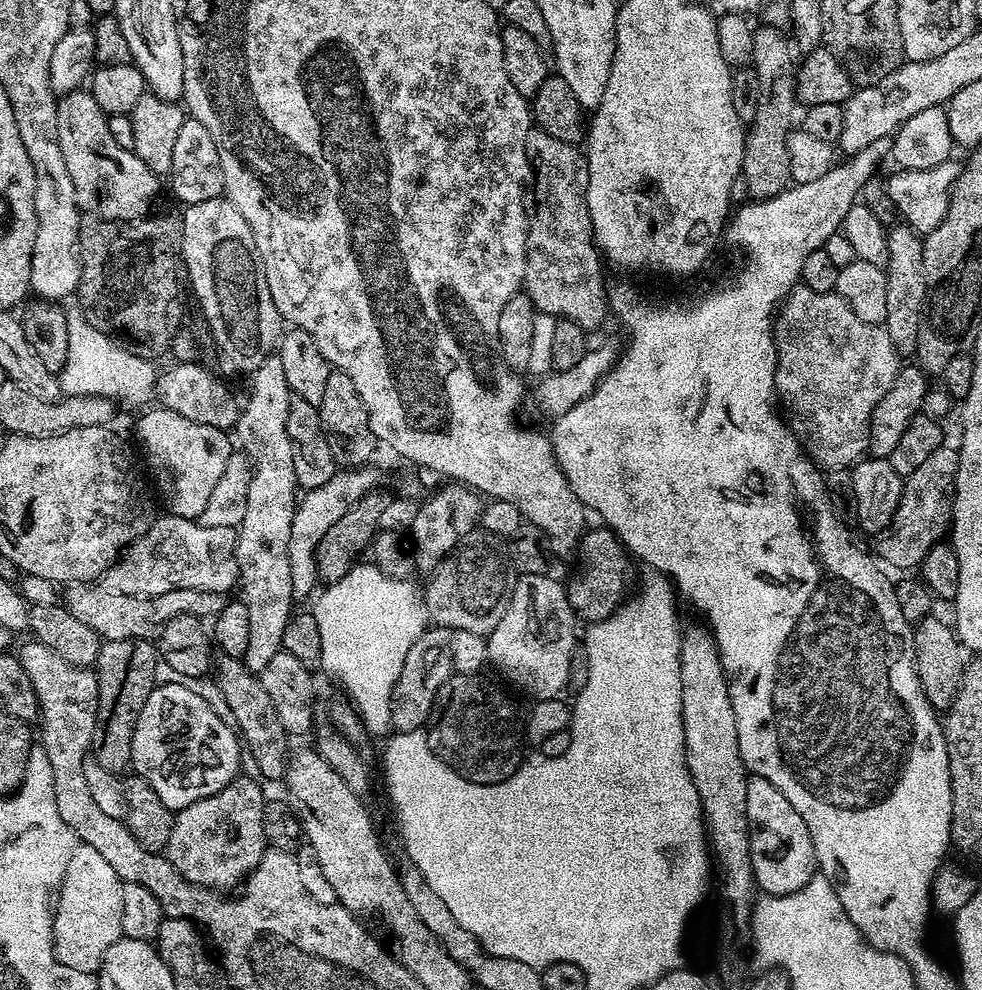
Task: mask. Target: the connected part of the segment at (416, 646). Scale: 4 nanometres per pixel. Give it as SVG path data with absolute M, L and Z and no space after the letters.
M428 626L407 651L406 660L390 696L390 718L395 731L414 732L427 725L438 690L454 672L450 654L451 637L449 629Z

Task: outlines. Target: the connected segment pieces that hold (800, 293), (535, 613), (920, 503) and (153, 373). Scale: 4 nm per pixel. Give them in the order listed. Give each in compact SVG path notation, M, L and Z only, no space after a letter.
M805 286L793 288L783 304L779 305L774 317L774 331L776 394L783 419L817 468L825 473L851 469L869 451L870 425L876 407L896 386L900 374L902 360L894 342L890 342L890 334L879 324L862 322L862 318L858 318L835 291L815 293Z
M552 574L547 576L521 575L520 581L517 584L515 581L511 585L508 604L504 608L498 626L494 626L494 630L486 637L491 667L496 667L510 683L517 684L522 691L529 692L533 701L555 700L567 689L570 678L570 658L572 651L578 647L578 632L576 636L578 617L570 606L565 585L559 584L554 576Z
M941 446L934 450L934 454L930 454L930 458L926 458L926 462L918 466L918 470L914 470L914 474L904 477L904 489L900 495L898 510L894 510L891 526L875 533L875 555L889 569L919 569L930 549L949 535L960 454L955 447L948 447Z
M79 310L71 313L70 324L72 337L68 351L70 372L72 368L71 395L99 396L109 402L115 402L116 394L124 394L124 388L132 388L132 396L145 396L149 401L153 399L158 368L152 365L155 363L151 359L145 358L139 351L136 353L123 348L116 341L119 339L95 328Z

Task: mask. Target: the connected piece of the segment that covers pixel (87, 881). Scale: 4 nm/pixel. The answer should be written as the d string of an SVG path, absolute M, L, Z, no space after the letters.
M80 844L70 858L68 873L54 900L52 945L56 958L70 970L97 973L106 950L124 936L122 930L122 882L110 862L90 846Z

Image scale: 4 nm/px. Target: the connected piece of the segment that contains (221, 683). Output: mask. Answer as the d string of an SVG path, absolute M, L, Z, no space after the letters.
M221 655L219 659L214 664L214 682L218 686L218 690L222 690L222 698L226 698L226 706L230 706L230 711L234 714L235 731L238 733L243 747L254 758L254 762L258 762L260 776L265 781L267 781L266 779L276 780L276 782L283 781L284 771L288 768L290 737L282 726L282 722L278 722L274 702L270 702L270 694L266 694L266 690L262 690L259 675L252 673L244 665L241 657Z

